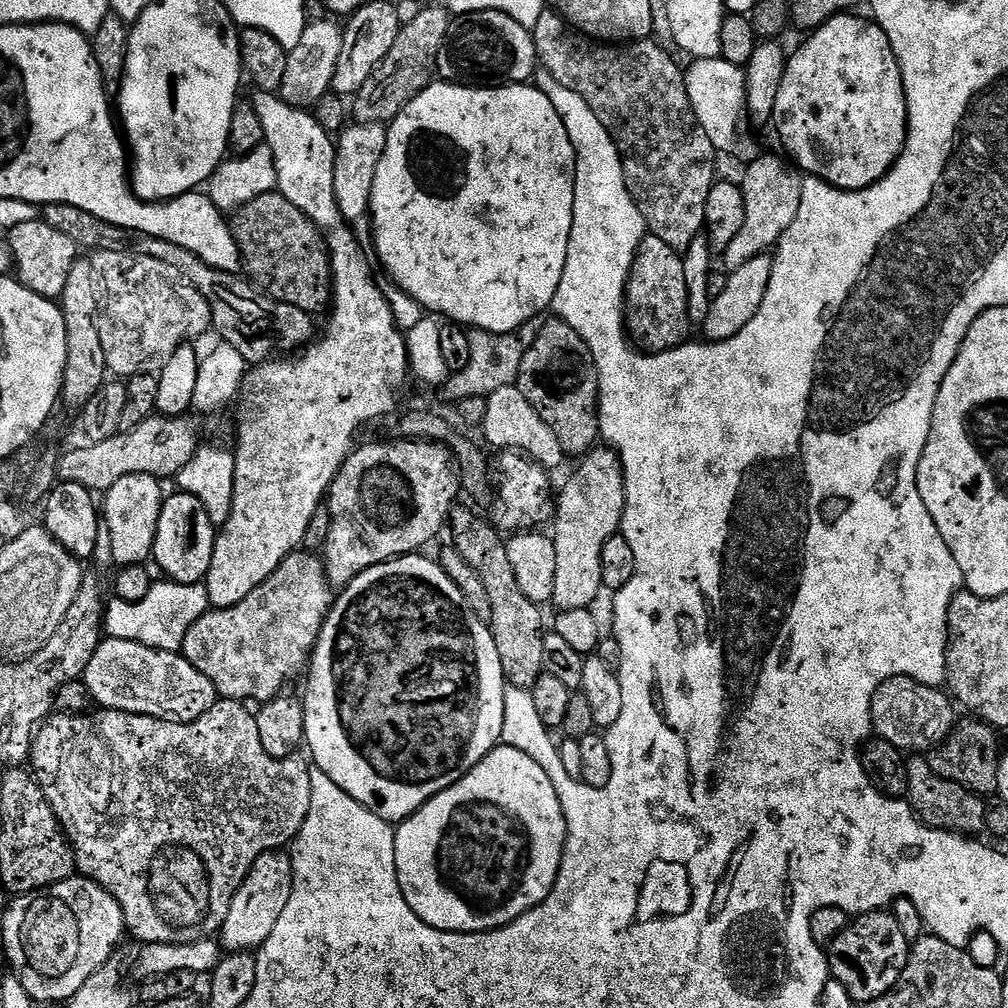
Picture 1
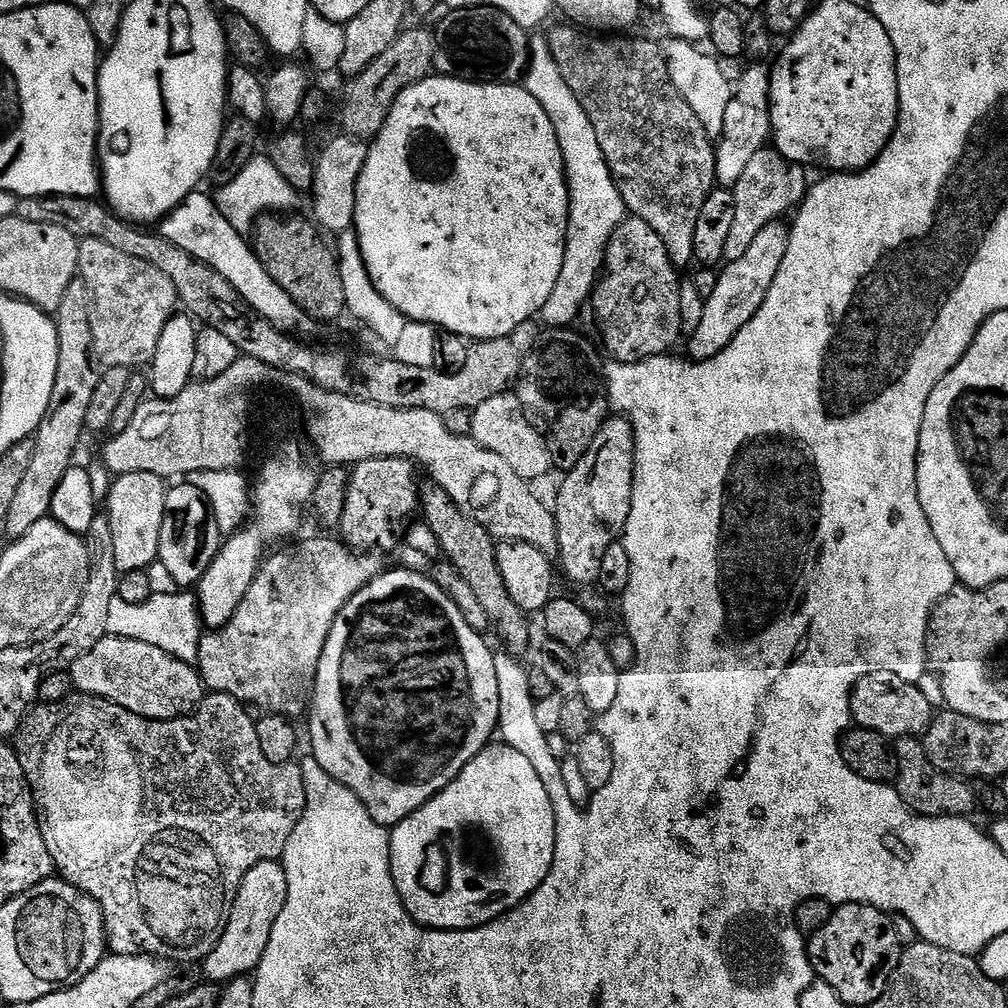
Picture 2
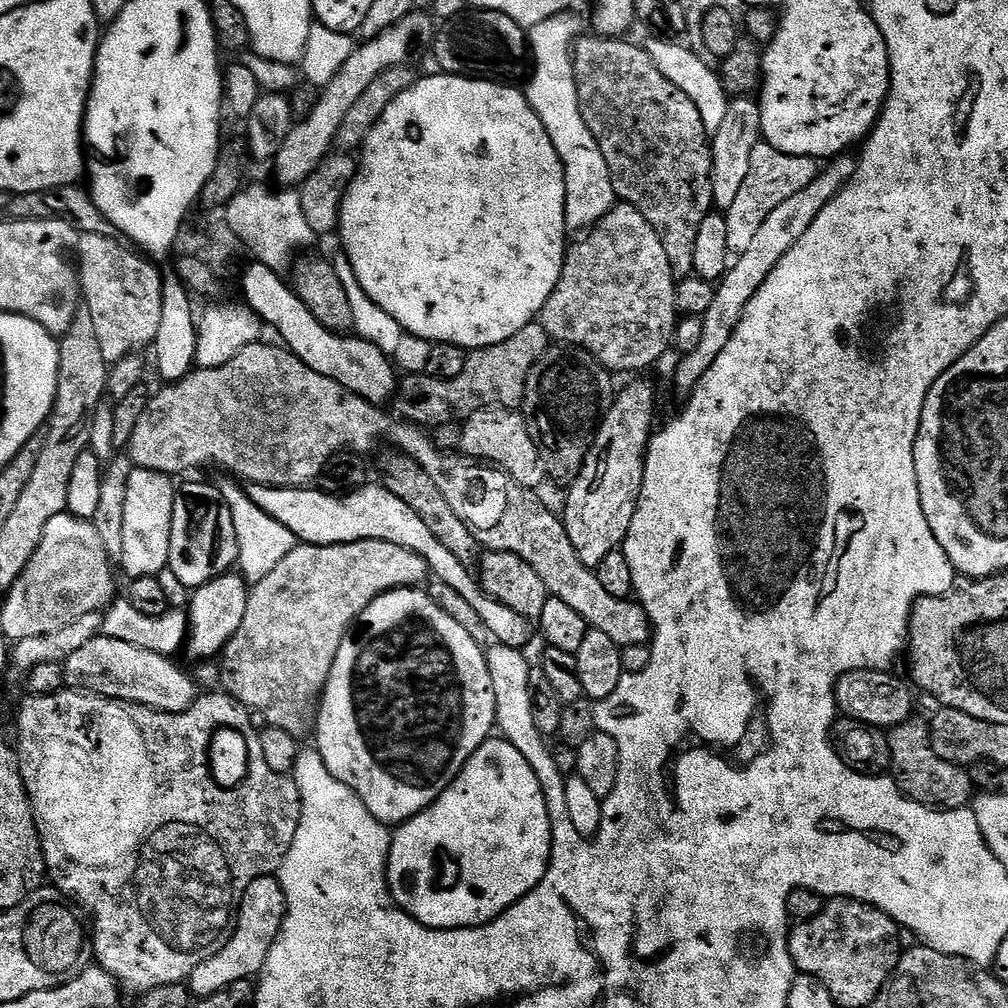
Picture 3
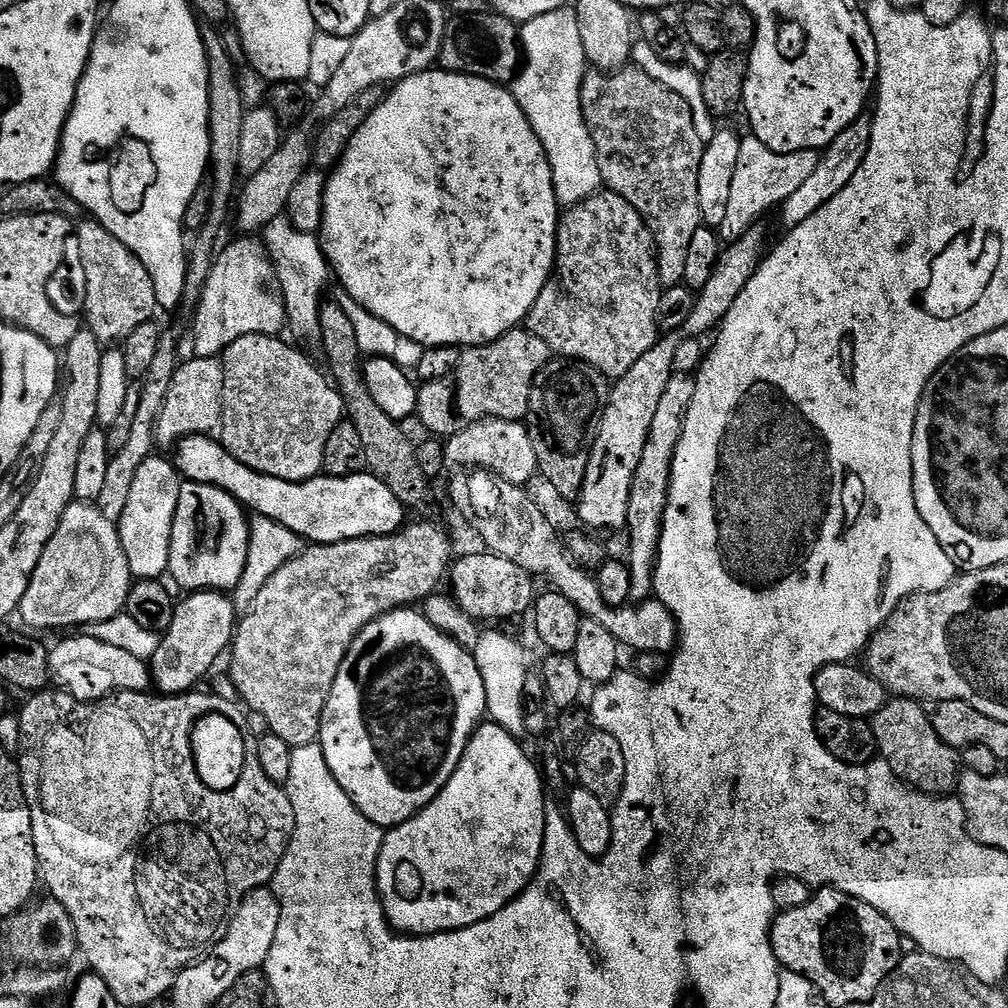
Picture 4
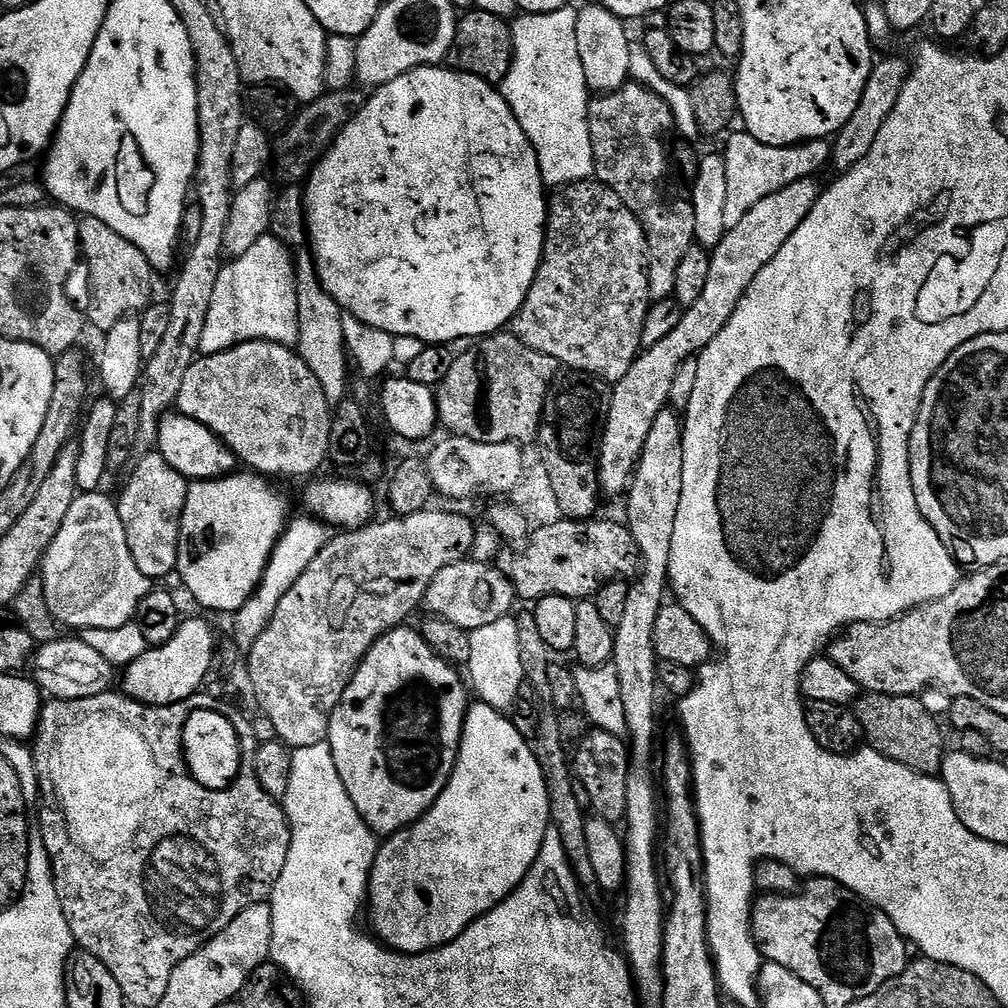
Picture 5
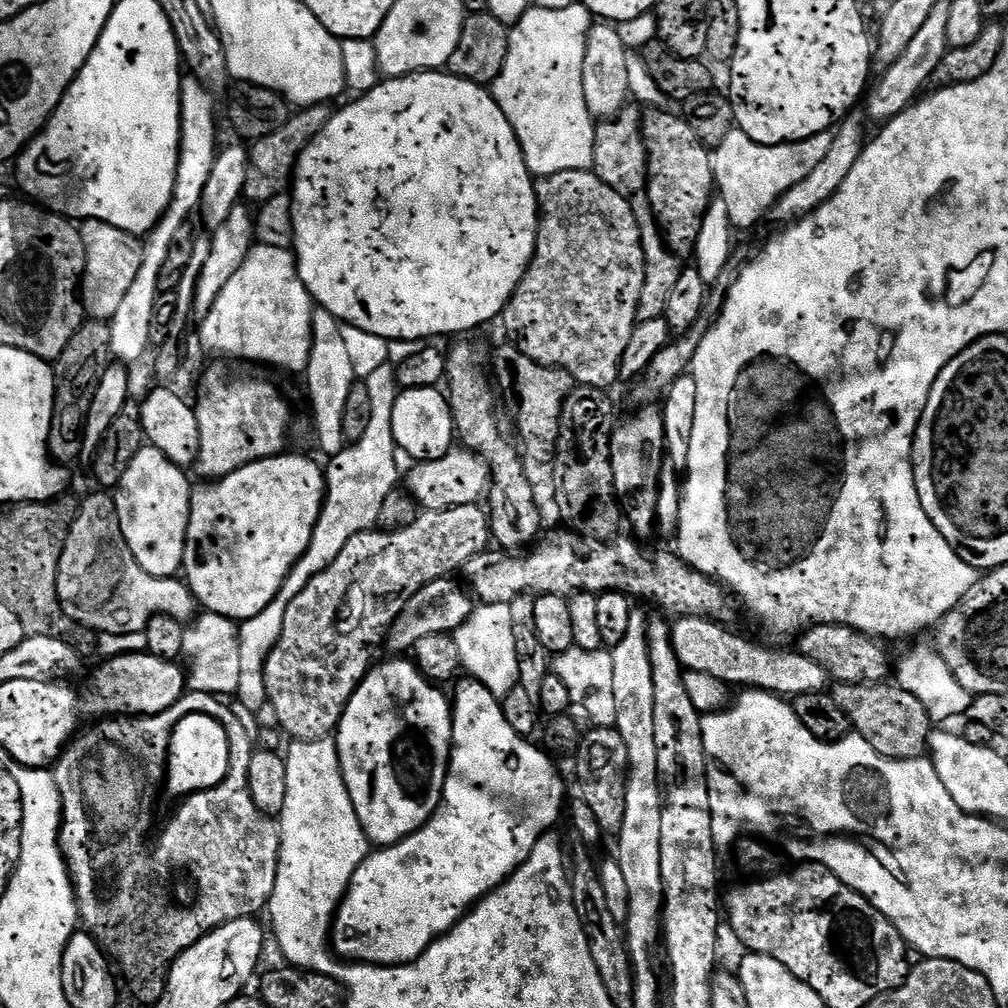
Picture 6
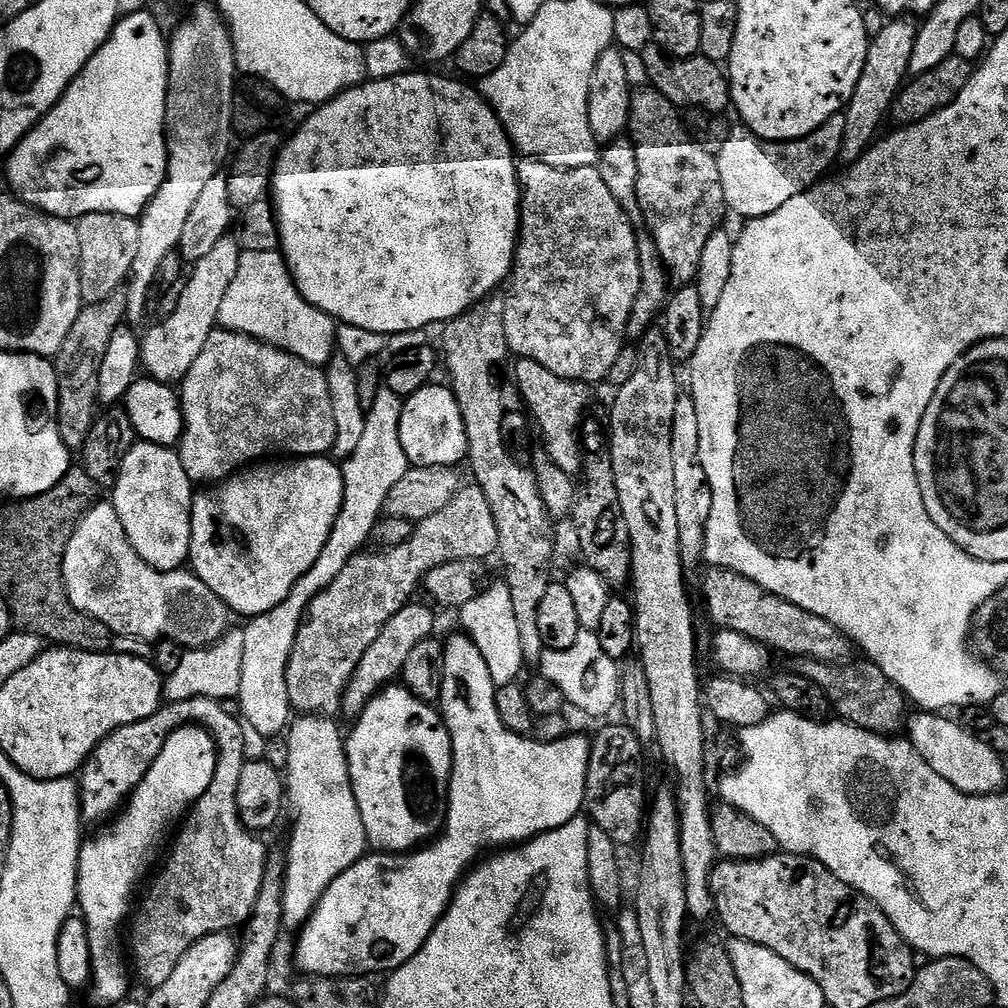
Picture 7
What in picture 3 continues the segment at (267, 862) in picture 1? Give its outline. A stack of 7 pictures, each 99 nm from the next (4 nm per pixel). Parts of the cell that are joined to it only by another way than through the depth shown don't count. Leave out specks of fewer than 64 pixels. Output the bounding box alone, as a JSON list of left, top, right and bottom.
[186,875,288,997]

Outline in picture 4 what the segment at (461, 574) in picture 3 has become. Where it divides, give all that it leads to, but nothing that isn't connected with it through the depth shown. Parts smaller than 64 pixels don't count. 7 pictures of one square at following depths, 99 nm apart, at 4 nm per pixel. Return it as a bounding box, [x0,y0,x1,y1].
[174,436,406,544]

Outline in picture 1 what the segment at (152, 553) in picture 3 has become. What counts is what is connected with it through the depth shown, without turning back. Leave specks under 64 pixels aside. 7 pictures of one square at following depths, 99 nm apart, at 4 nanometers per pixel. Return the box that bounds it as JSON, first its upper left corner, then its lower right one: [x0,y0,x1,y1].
[102,474,165,566]

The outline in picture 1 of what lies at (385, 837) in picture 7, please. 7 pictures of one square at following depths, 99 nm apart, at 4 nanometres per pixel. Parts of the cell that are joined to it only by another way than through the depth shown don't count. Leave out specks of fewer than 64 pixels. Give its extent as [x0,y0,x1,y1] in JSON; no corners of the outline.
[303,554,506,822]

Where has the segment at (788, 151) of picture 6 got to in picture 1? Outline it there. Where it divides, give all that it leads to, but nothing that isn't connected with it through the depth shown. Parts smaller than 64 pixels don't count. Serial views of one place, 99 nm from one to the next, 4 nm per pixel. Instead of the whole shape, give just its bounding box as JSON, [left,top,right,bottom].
[722,156,804,270]

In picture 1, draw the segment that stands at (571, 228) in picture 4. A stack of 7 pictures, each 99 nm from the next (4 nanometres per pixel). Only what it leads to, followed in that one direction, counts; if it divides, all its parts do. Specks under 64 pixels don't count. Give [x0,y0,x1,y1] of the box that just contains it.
[624,234,694,352]

